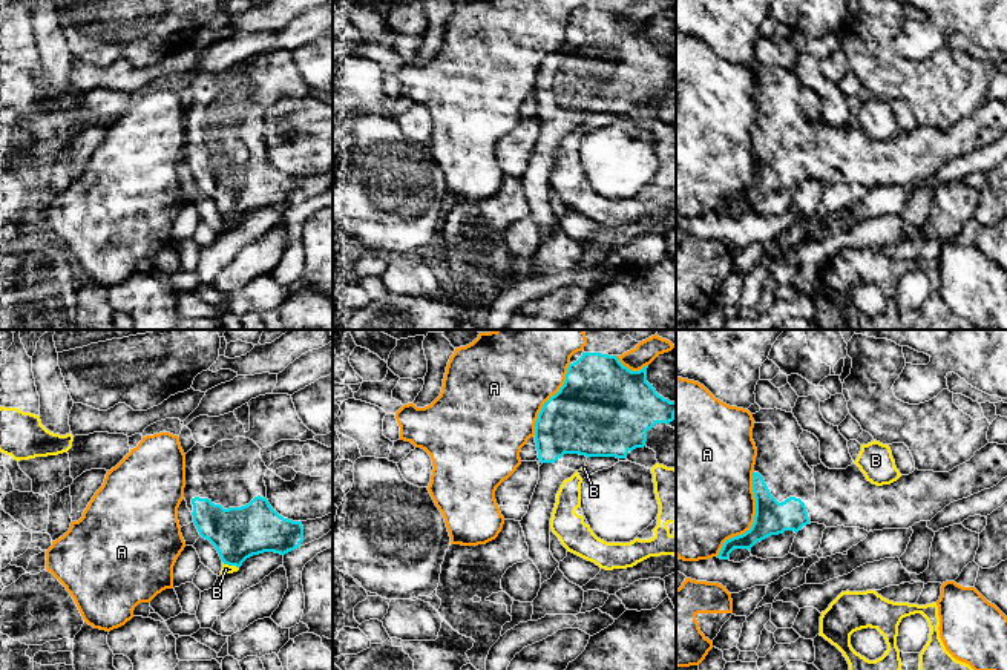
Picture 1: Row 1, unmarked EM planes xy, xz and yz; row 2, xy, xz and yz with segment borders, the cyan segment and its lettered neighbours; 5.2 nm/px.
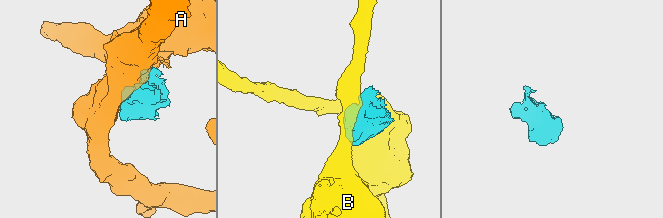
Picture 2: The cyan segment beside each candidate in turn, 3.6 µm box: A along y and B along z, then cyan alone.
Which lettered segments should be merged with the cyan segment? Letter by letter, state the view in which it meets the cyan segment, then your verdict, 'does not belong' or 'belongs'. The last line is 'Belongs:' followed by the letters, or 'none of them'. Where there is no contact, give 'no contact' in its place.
A: yz | does not belong
B: xy | does not belong
Belongs: none of them

